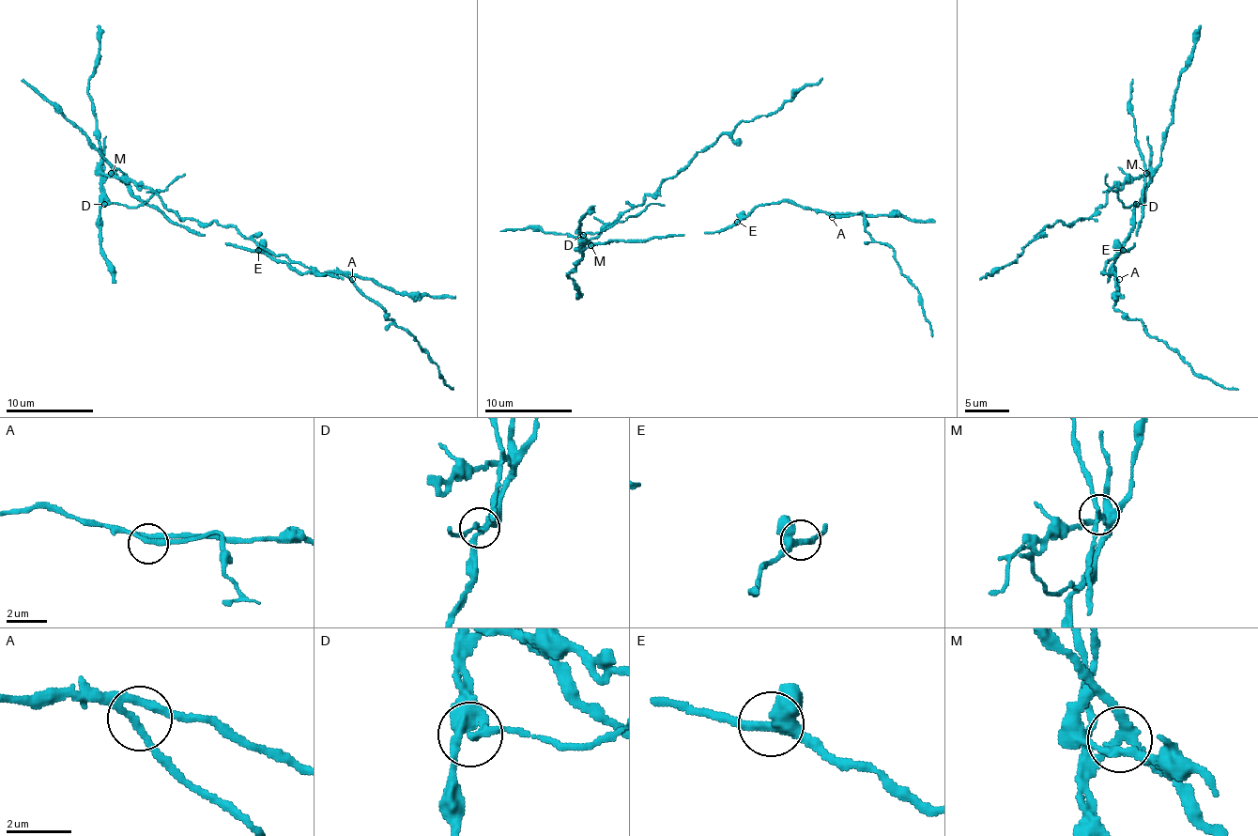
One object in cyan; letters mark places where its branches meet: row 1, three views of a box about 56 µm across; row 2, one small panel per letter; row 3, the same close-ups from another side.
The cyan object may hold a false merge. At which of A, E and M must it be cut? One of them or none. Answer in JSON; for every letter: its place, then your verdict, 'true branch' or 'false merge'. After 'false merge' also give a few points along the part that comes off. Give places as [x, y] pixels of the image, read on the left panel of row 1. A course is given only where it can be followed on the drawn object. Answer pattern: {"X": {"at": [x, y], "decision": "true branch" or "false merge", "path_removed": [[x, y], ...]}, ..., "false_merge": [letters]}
{"A": {"at": [352, 279], "decision": "true branch"}, "E": {"at": [258, 250], "decision": "true branch"}, "M": {"at": [111, 173], "decision": "false merge", "path_removed": [[111, 173], [141, 182], [176, 215], [234, 225], [265, 248], [344, 279]]}, "false_merge": ["M"]}

